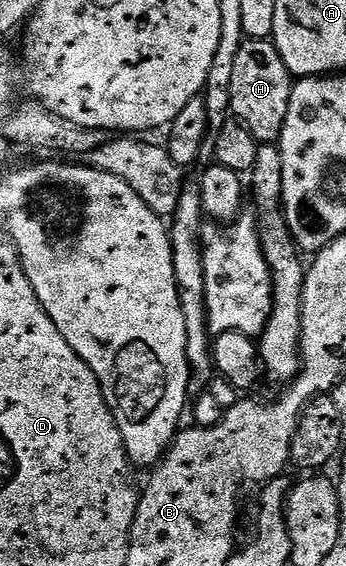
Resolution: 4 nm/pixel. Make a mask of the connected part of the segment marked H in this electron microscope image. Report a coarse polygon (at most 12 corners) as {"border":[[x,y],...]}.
{"border":[[244,41],[230,113],[278,143],[293,75],[274,41]]}

